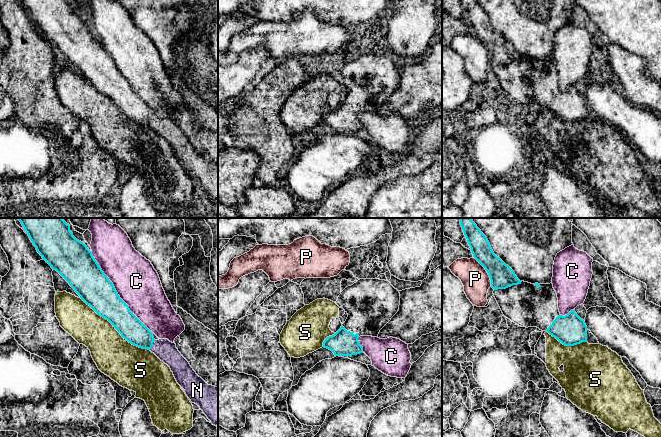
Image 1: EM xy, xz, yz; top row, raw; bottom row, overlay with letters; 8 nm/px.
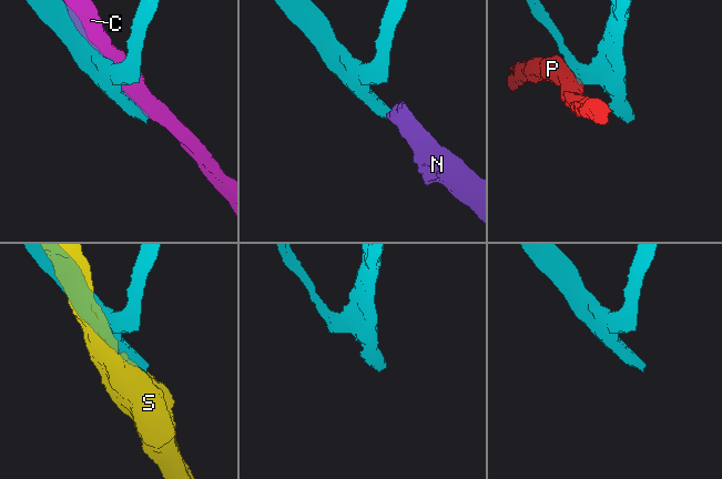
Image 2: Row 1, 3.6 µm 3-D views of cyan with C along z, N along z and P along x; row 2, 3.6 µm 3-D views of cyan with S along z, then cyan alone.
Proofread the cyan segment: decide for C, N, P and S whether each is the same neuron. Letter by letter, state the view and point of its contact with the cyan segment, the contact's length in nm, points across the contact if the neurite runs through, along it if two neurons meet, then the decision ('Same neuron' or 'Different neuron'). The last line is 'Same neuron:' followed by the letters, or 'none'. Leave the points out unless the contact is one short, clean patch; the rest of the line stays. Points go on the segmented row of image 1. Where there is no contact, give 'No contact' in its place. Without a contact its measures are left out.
C: Touches cyan at xy (116, 292). Shared border 800 nm. Different neuron
N: Touches cyan at xy (152, 345). Shared border 90 nm. Path across: xy (128, 325), (152, 345), (163, 348), (166, 351). Same neuron
P: Touches cyan at yz (486, 270). Shared border 280 nm. Boundary: yz (473, 256), (486, 271), (491, 286). Different neuron
S: Touches cyan at xy (115, 328). Shared border 700 nm. Different neuron
Same neuron: N

